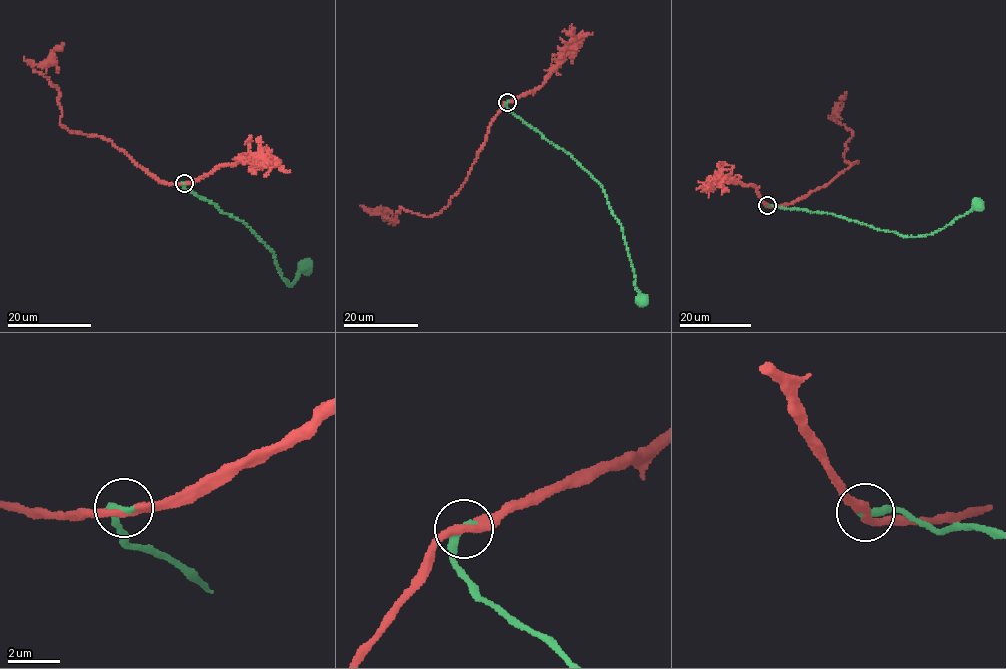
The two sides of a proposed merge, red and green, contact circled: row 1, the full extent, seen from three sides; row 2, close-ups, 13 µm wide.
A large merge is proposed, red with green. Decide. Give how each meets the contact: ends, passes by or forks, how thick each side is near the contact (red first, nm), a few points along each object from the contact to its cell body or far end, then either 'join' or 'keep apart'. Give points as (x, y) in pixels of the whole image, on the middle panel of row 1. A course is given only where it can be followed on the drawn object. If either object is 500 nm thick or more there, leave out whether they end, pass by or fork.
red passes by; green ends; calibres 320 and 320 nm; course red (507, 101), (464, 183), (438, 213), (399, 207), (396, 223), (369, 212), (382, 210), (394, 225); course green (507, 101), (509, 111), (567, 152), (598, 182), (612, 215), (620, 224), (635, 285), (642, 296), (640, 306); join

